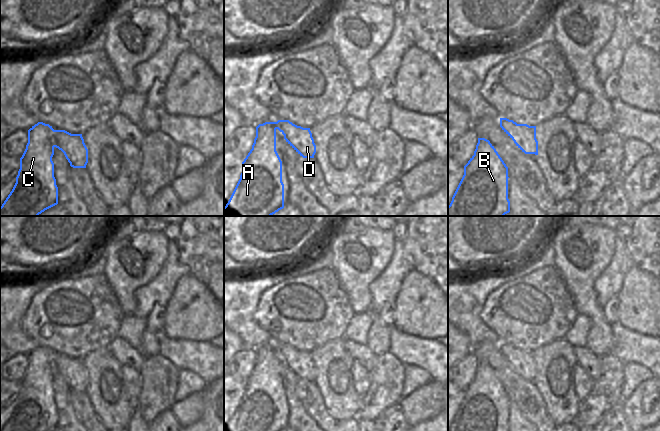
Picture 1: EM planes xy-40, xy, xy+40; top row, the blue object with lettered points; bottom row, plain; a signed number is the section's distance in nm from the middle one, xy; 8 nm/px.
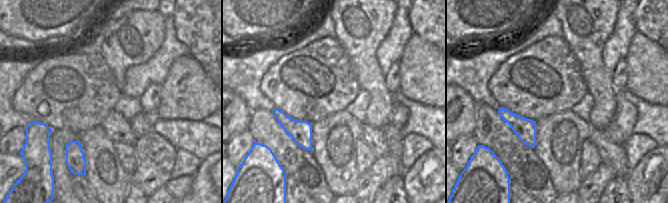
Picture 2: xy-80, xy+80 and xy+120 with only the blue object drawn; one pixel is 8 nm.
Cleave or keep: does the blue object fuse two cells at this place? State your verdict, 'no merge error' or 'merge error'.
merge error

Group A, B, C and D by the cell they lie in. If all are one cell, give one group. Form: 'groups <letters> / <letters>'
groups A B C / D

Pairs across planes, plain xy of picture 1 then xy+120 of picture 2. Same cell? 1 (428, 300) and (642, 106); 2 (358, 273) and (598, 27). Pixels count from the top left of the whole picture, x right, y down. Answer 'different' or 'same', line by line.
1: different
2: same

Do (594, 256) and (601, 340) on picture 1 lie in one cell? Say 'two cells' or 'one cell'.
one cell

